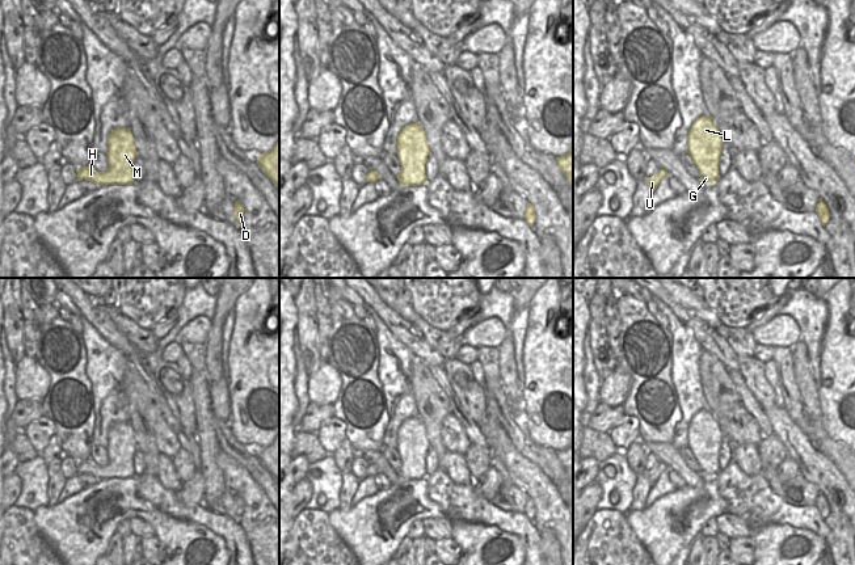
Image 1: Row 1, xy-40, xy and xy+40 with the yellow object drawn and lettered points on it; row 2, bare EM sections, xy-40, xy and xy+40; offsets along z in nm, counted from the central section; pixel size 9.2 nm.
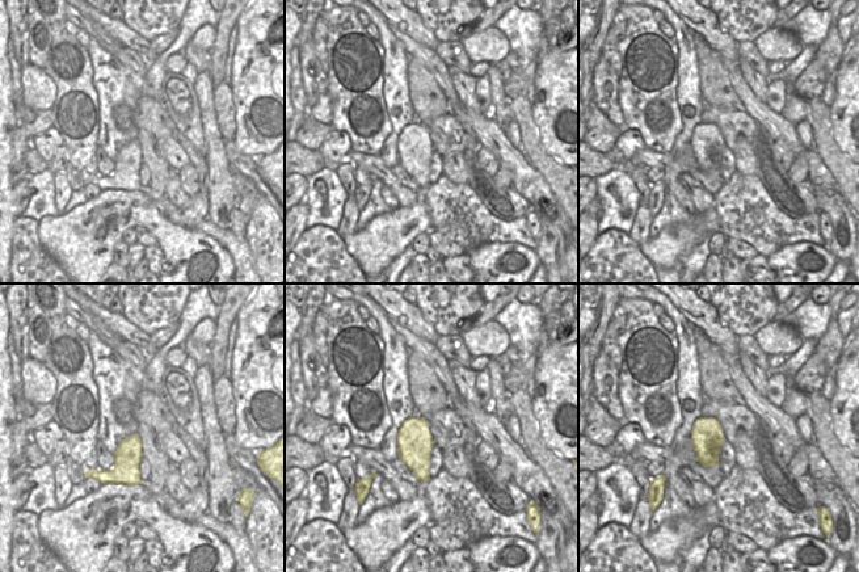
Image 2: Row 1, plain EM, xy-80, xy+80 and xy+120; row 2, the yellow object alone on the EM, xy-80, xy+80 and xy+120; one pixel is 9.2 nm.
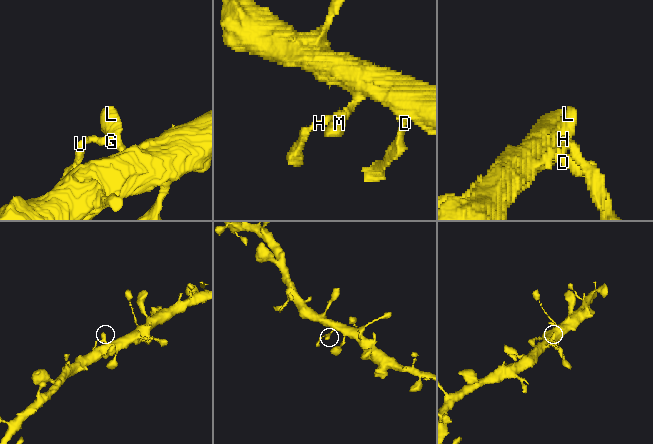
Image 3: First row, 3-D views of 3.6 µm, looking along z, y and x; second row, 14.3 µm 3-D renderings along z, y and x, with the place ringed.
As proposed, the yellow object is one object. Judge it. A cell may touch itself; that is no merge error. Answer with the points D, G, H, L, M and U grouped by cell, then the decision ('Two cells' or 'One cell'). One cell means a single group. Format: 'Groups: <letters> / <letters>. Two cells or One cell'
Groups: D G H L M U. One cell

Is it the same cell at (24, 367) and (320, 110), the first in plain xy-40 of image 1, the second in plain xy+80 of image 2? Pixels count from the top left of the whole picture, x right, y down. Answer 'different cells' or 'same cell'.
same cell

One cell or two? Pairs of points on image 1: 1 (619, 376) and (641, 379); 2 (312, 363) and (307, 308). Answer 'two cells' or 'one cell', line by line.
1: two cells
2: one cell

